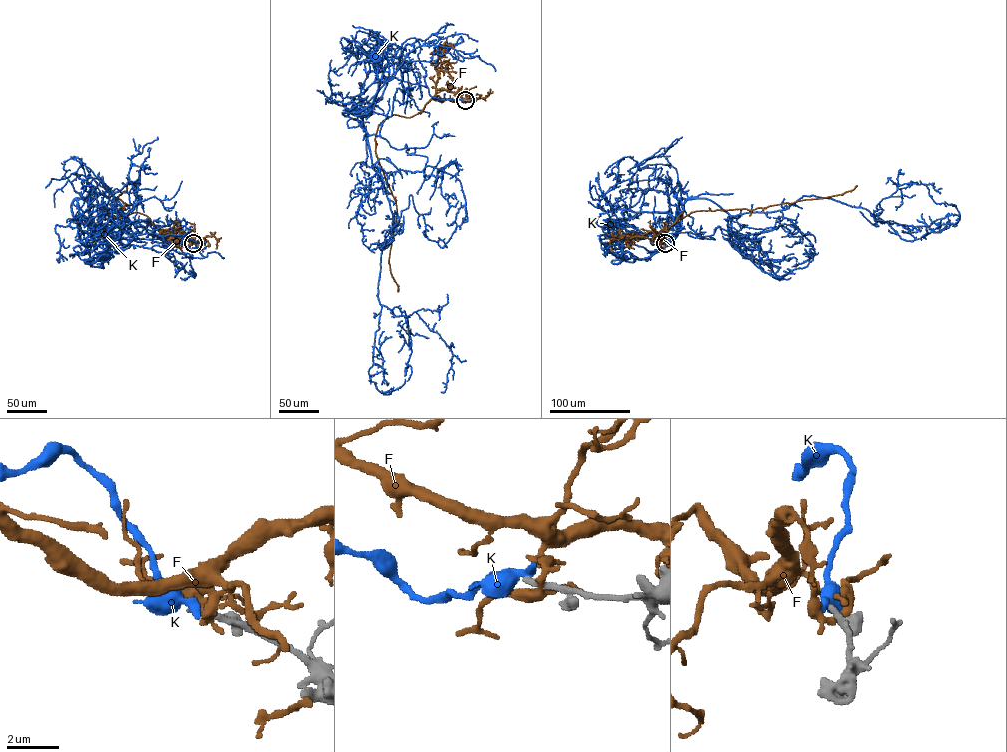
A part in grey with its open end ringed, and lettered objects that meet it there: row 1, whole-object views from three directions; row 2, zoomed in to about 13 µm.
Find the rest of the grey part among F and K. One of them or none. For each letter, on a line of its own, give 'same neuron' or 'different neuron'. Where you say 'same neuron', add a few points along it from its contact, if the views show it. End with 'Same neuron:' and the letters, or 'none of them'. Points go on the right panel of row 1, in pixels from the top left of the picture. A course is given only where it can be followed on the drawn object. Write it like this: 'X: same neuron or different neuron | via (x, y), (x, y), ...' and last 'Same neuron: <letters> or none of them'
F: different neuron
K: different neuron
Same neuron: none of them

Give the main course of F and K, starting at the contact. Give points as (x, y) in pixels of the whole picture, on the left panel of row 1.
F: (194, 243), (162, 233), (139, 212), (119, 218), (103, 210), (124, 207), (117, 197), (127, 185)
K: (193, 243), (160, 240), (139, 219), (117, 236), (100, 235), (105, 256)

